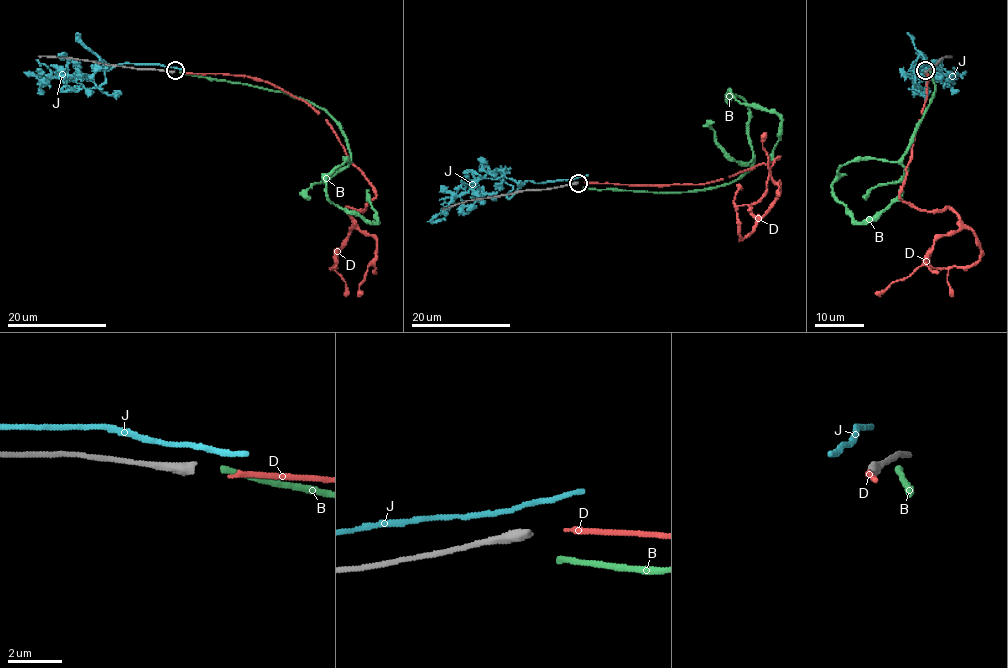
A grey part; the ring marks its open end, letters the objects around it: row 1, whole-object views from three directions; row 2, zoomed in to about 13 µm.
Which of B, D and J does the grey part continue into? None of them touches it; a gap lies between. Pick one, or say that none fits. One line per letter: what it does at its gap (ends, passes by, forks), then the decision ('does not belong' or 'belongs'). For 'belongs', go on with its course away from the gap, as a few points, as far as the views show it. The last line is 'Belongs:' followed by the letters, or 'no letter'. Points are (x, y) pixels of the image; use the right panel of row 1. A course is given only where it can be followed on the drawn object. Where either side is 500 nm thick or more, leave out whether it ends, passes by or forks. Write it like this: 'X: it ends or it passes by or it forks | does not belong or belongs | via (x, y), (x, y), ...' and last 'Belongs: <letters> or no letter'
B: it ends | does not belong
D: it ends | belongs | via (924, 73), (926, 99), (900, 196), (921, 209), (950, 208), (959, 228), (940, 235), (909, 275), (875, 293)
J: it passes by | does not belong
Belongs: D

